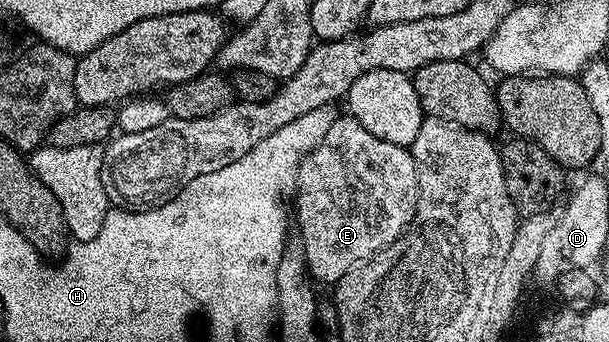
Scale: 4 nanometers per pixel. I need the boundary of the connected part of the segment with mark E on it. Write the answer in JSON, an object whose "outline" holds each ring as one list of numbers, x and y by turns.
{"outline":[[339,115,318,146,303,156,297,196,296,232,307,252,309,275,333,286,341,276,399,240,414,221,418,201,414,155,409,147,376,138,351,115]]}

